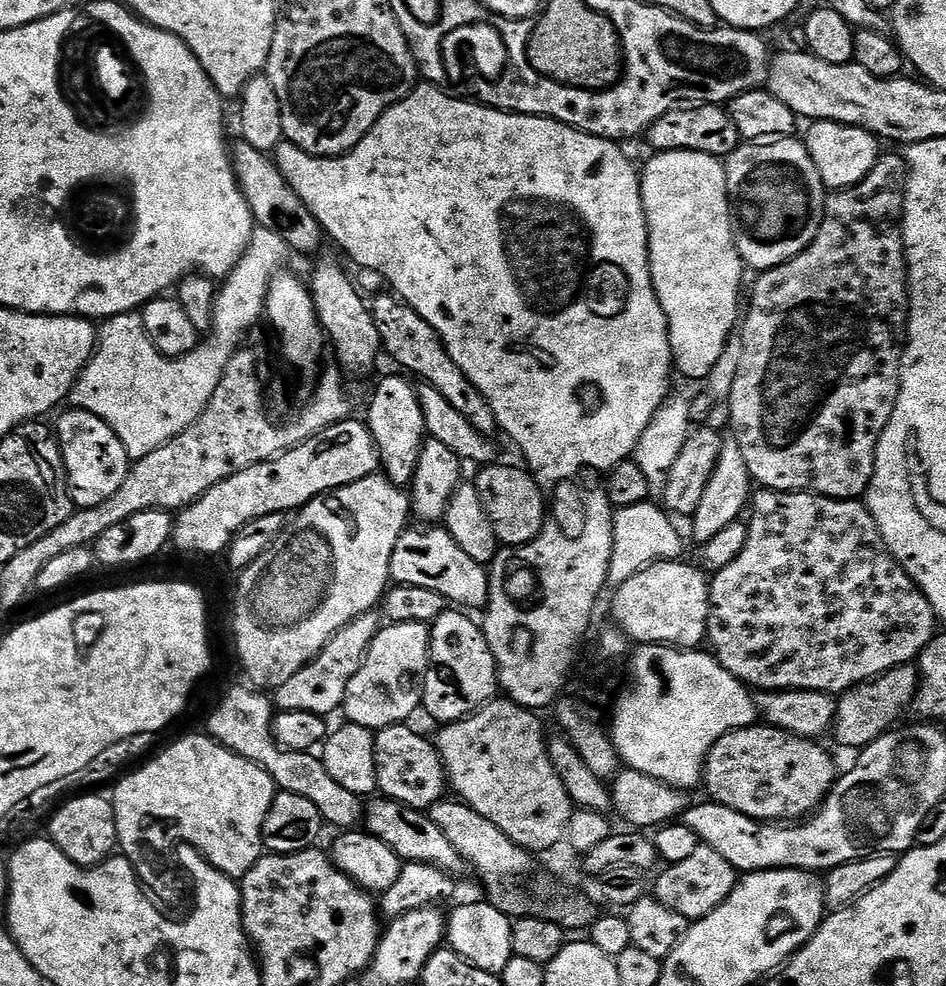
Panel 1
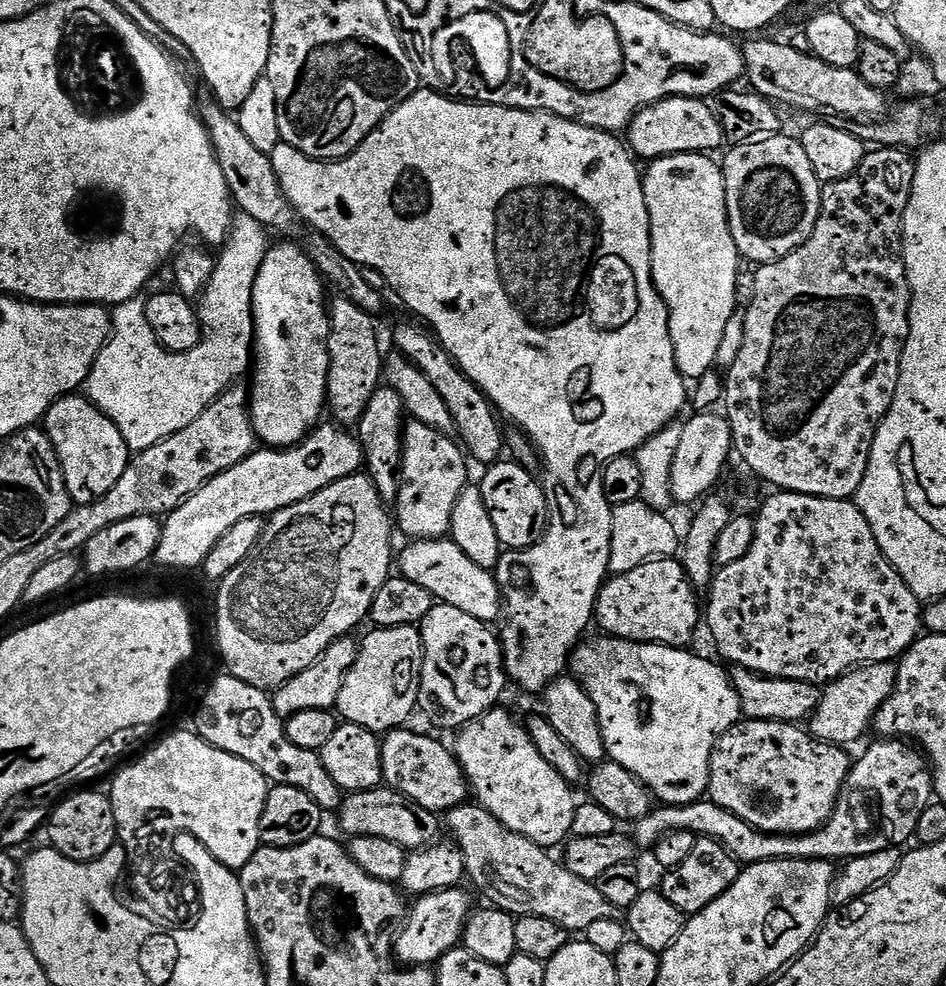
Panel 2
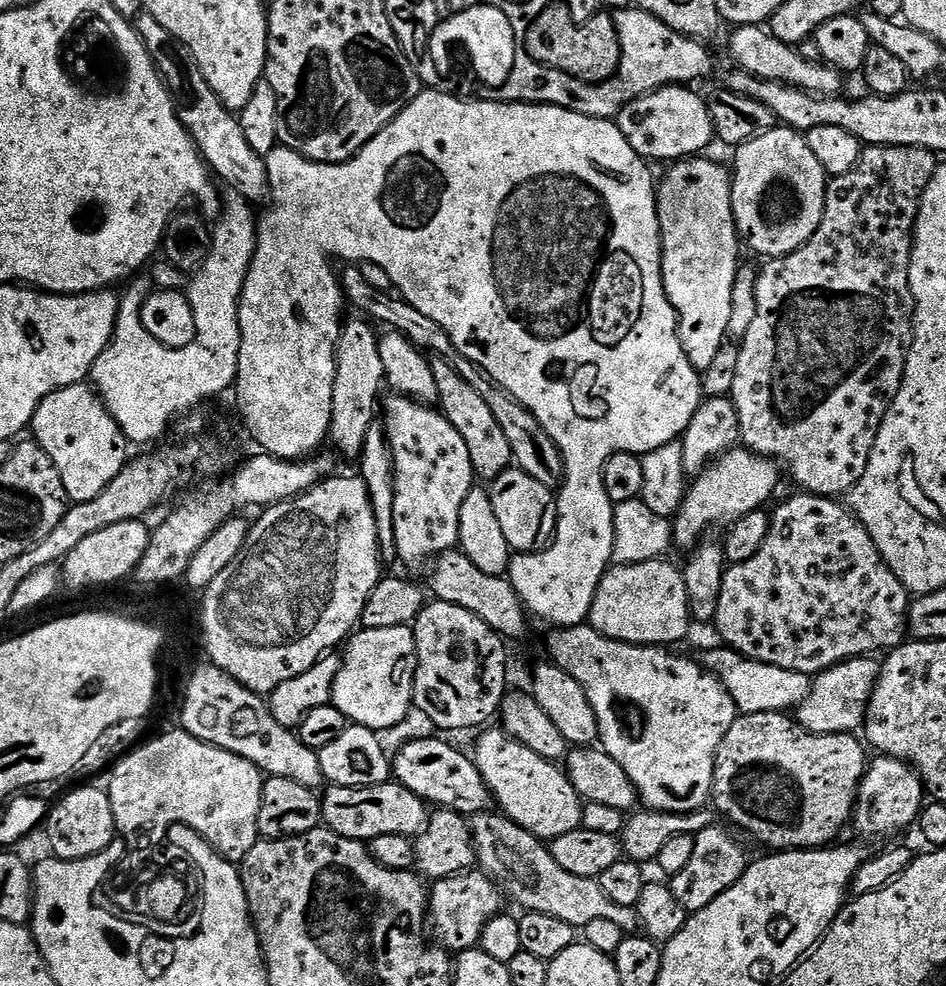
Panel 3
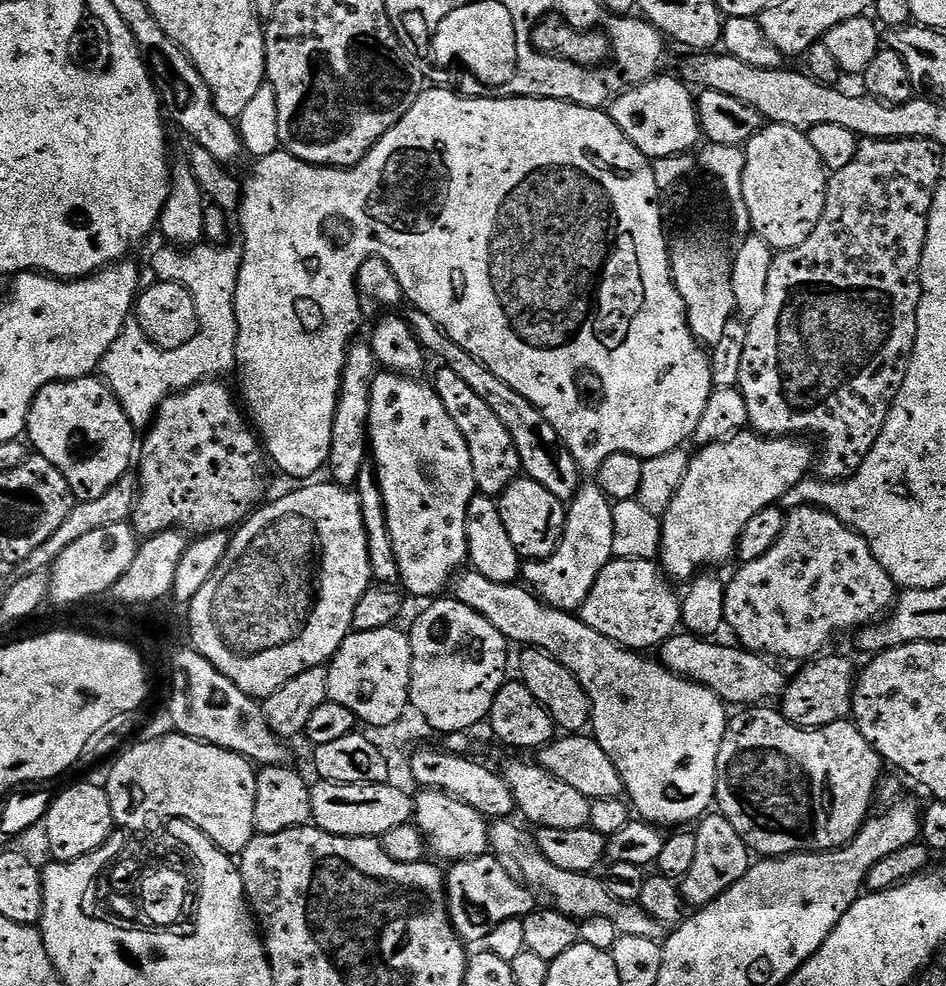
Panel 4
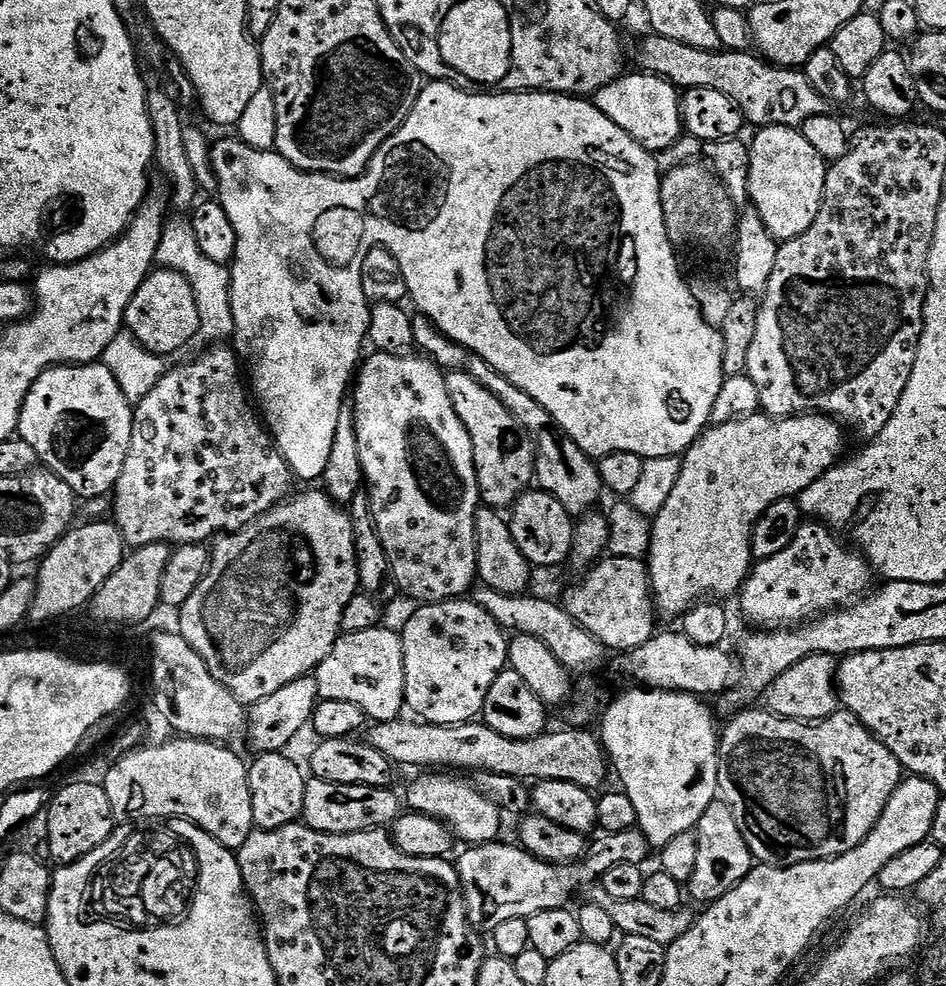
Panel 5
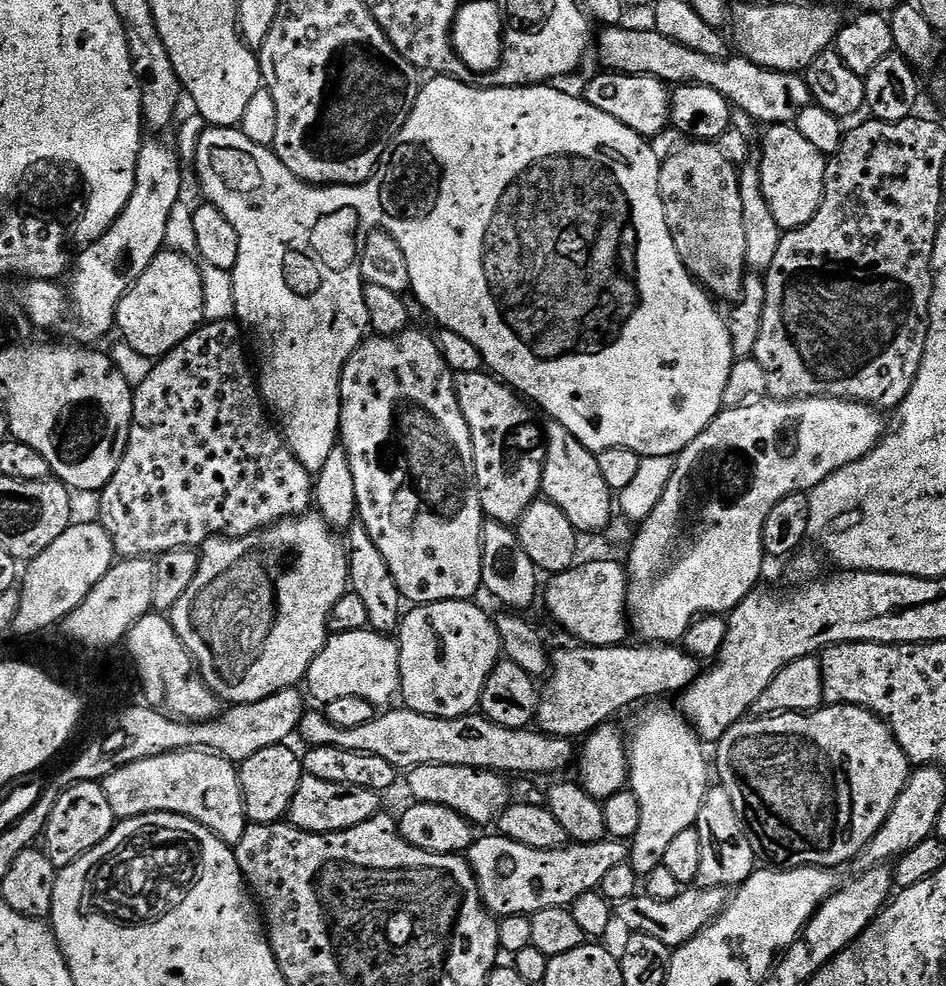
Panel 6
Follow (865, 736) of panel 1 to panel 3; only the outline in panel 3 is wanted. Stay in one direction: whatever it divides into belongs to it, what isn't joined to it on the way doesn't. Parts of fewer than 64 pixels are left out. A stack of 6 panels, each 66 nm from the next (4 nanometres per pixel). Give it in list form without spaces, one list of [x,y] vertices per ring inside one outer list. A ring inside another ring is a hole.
[[[859,656],[821,672],[812,681],[812,692],[806,694],[794,710],[796,723],[808,732],[813,732],[815,736],[855,733],[863,725],[868,700],[872,697],[872,691],[880,677],[880,665],[879,659]]]

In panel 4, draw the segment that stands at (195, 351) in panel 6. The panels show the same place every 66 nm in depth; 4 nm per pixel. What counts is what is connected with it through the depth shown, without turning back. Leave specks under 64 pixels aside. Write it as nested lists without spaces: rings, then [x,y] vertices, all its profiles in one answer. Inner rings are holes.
[[[213,378],[185,388],[182,392],[174,392],[160,403],[160,408],[147,429],[148,437],[145,440],[143,437],[138,448],[138,491],[130,521],[137,537],[157,536],[158,533],[169,530],[179,530],[185,534],[232,530],[243,524],[265,499],[266,453],[234,392],[233,396],[224,382]]]

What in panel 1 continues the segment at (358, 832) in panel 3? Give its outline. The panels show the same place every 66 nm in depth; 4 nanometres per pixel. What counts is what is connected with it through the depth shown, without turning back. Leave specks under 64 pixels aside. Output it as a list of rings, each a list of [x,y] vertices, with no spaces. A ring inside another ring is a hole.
[[[387,798],[373,799],[364,809],[362,817],[363,827],[372,836],[377,836],[394,854],[398,854],[401,861],[413,864],[433,864],[436,868],[443,868],[449,874],[456,874],[459,868],[465,867],[464,859],[450,846],[446,834],[434,826],[434,822],[428,817],[427,811],[419,808],[408,808],[397,800]]]

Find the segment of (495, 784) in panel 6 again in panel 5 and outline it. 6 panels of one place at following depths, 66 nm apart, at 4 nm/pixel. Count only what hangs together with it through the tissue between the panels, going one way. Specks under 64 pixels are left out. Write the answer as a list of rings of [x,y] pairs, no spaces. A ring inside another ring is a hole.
[[[428,770],[408,788],[406,804],[413,812],[421,812],[441,820],[452,830],[457,841],[465,840],[468,846],[490,844],[497,839],[500,832],[502,809],[493,802],[491,796],[477,788],[475,783],[459,780],[459,775],[449,774],[444,770]]]

